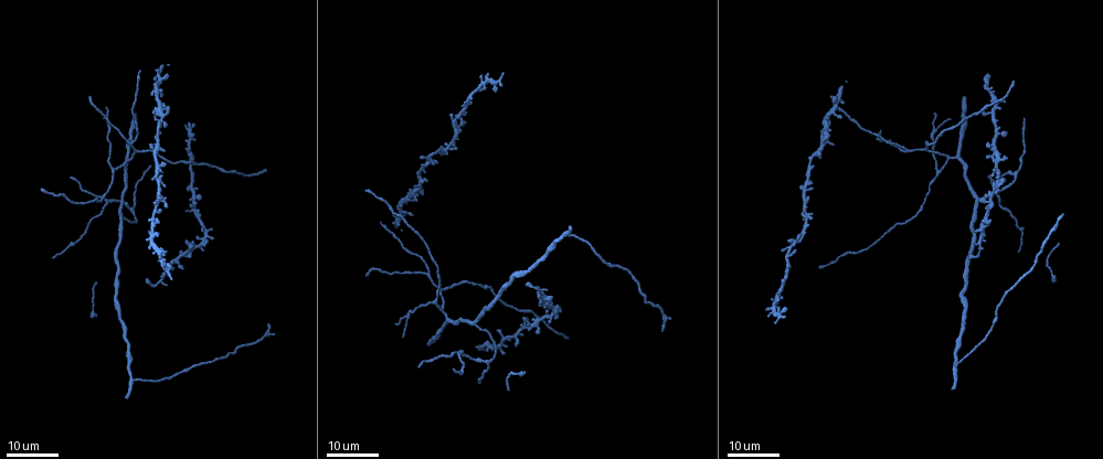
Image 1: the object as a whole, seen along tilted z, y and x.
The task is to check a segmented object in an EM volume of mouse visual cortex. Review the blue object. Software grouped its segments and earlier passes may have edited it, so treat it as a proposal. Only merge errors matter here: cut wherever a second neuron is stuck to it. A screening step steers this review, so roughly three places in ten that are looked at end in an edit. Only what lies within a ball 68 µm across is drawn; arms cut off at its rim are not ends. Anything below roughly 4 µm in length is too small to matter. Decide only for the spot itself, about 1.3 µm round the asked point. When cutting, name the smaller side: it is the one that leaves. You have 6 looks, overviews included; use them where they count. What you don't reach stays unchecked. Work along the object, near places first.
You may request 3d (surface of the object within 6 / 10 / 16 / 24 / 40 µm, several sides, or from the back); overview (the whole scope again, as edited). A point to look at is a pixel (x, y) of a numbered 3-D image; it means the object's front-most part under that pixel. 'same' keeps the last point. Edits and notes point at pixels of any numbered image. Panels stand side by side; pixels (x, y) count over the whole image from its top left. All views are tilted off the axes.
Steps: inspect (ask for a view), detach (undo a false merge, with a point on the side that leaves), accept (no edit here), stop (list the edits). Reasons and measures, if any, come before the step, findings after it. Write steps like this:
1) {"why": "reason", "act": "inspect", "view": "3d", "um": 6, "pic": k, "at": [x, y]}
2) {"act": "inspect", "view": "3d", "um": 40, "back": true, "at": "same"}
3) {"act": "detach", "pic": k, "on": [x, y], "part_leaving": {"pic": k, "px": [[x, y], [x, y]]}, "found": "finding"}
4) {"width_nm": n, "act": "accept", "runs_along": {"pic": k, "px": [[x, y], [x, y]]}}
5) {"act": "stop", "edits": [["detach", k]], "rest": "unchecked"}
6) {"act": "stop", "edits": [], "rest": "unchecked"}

{"why": "small branch off a trunk", "act": "inspect", "view": "3d", "um": 16, "pic": 1, "at": [947, 156]}

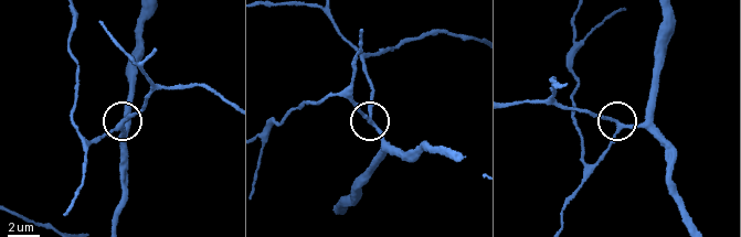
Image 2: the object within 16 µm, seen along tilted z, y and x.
{"act": "inspect", "view": "3d", "um": 10, "pic": 2, "at": [621, 127]}

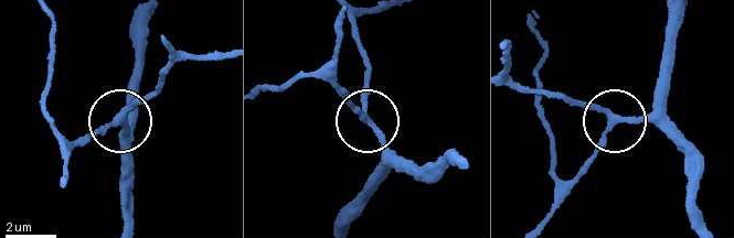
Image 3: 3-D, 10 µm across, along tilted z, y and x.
{"act": "accept", "runs_along": {"pic": 3, "px": [[439, 157], [415, 168], [351, 110], [340, 88]]}, "found": "all the same neuron"}

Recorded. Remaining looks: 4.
{"why": "branch point", "act": "inspect", "view": "3d", "um": 16, "pic": 1, "at": [136, 150]}

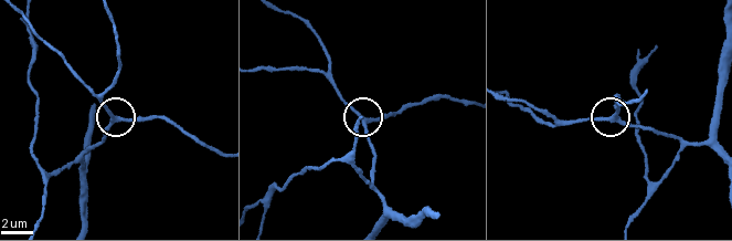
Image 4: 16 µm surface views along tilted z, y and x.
{"act": "inspect", "view": "3d", "um": 10, "pic": 4, "at": [114, 120]}

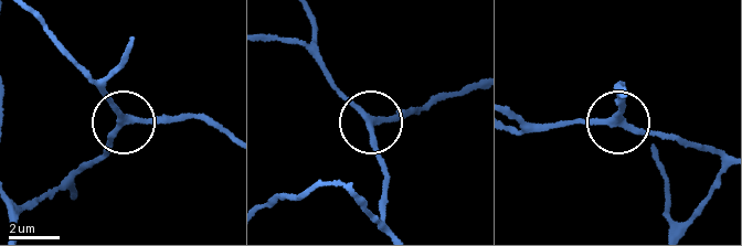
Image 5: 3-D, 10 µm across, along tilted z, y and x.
{"arms": 3, "act": "accept", "runs_along": {"pic": 5, "px": [[76, 194], [75, 173], [112, 147], [118, 126], [201, 116]]}, "found": "continuous, no second neuron"}

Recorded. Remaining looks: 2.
{"why": "arms part here", "act": "inspect", "view": "3d", "um": 24, "pic": 1, "at": [1015, 171]}

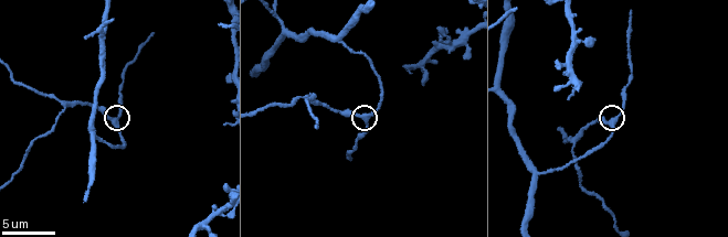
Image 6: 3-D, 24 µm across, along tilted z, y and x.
{"act": "inspect", "view": "3d", "um": 6, "pic": 6, "at": [363, 115]}

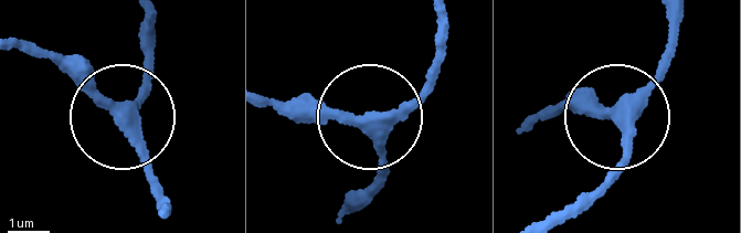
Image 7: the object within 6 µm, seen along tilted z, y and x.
{"act": "accept", "runs_along": {"pic": 7, "px": [[564, 216], [624, 155], [618, 114], [673, 42]]}, "found": "continuous, no second neuron"}

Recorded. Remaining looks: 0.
{"act": "stop", "edits": [], "rest": "unchecked"}

